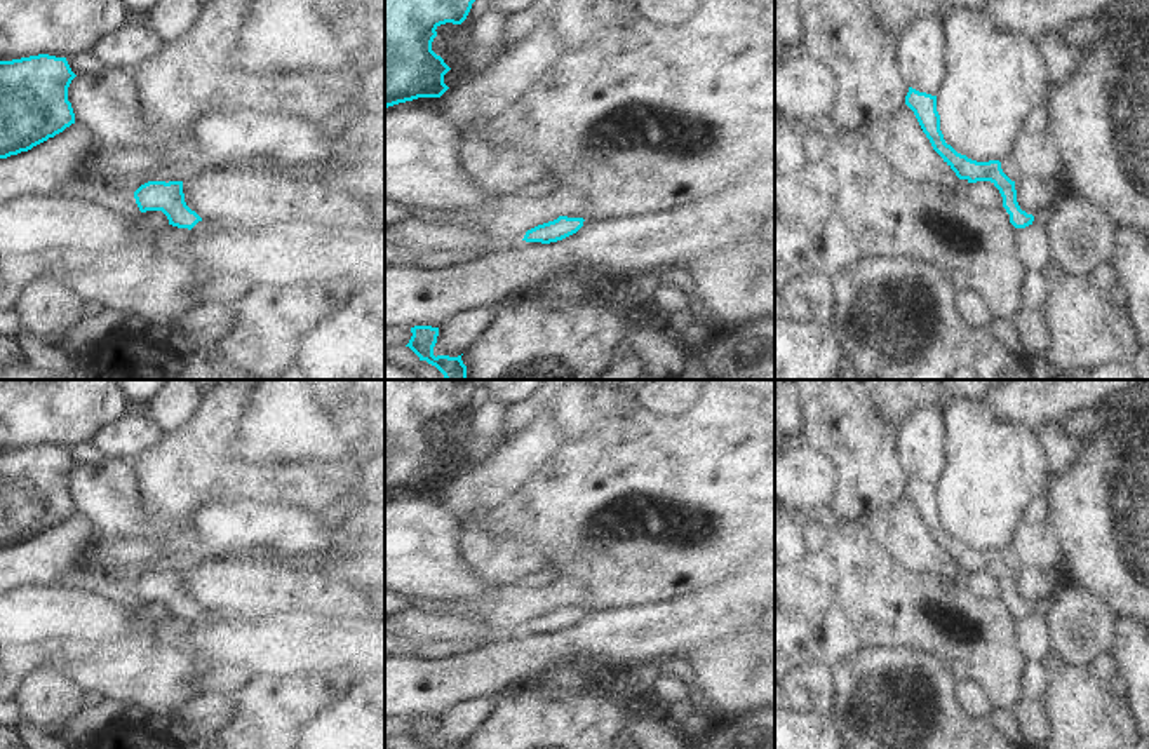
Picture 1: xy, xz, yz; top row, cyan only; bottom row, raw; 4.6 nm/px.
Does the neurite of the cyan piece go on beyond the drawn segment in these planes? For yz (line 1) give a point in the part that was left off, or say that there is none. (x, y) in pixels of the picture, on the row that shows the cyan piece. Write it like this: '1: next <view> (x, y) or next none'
1: next none

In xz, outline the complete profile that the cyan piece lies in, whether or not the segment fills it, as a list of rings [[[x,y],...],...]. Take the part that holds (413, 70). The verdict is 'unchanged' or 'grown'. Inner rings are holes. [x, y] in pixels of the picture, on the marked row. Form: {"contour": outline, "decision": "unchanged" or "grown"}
{"contour": [[[385,0],[385,108],[418,98],[440,98],[449,87],[444,75],[451,70],[432,51],[437,28],[461,24],[475,0]]], "decision": "unchanged"}

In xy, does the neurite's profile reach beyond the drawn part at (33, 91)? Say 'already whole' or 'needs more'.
already whole

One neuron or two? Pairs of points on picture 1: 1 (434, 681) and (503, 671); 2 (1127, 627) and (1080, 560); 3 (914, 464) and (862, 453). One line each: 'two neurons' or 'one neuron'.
1: one neuron
2: two neurons
3: two neurons

